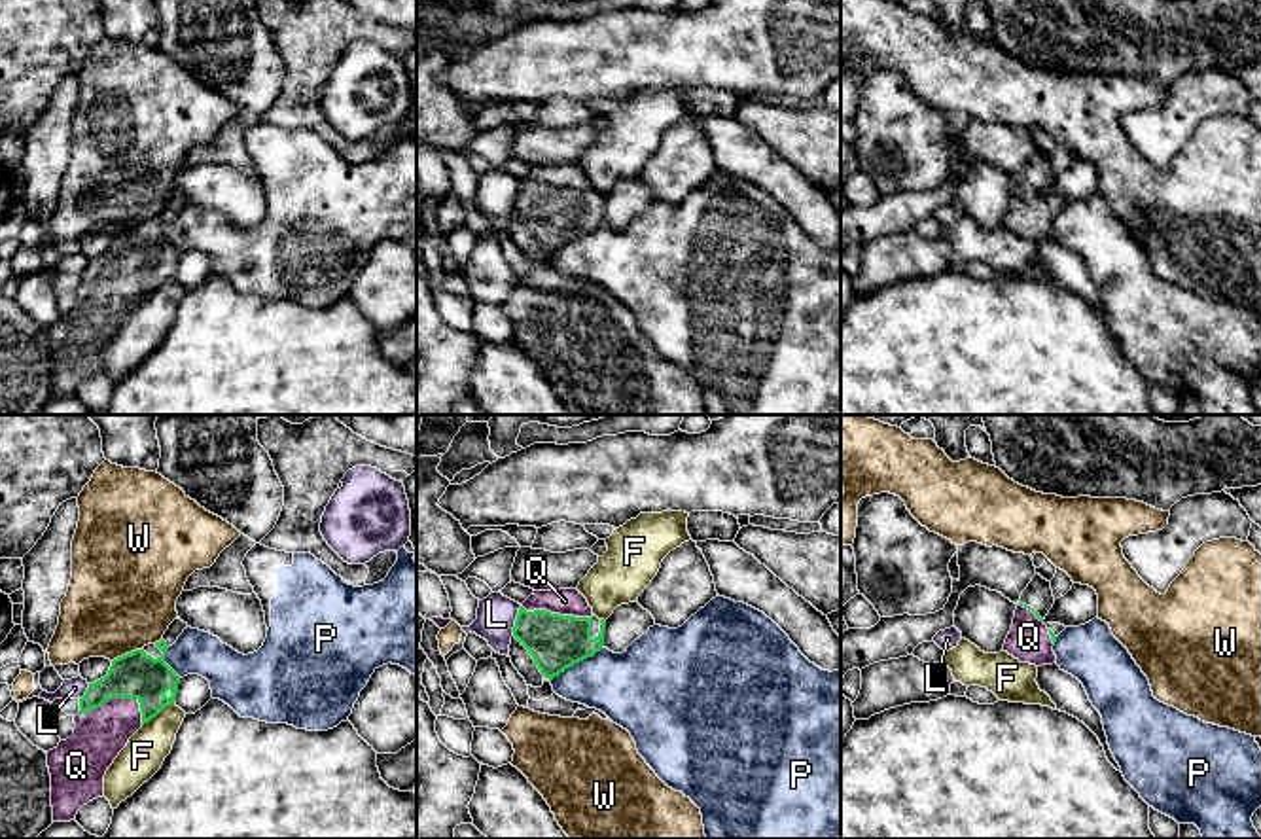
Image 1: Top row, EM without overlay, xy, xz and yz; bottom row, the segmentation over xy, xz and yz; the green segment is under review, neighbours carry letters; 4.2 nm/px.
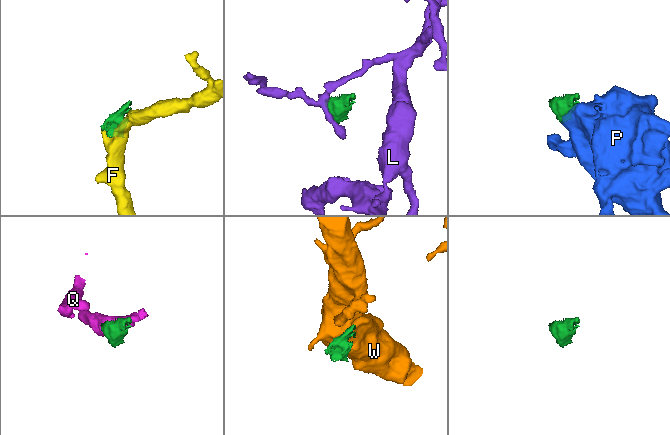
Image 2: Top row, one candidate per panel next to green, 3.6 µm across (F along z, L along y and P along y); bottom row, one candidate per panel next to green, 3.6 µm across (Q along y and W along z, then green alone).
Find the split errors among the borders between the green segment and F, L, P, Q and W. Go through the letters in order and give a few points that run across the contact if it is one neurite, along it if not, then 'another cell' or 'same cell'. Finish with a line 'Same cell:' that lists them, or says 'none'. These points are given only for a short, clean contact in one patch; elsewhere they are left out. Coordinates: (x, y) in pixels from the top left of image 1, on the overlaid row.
F: xy (173, 701), (142, 726) | another cell
L: another cell
P: another cell
Q: same cell
W: xy (141, 648), (122, 654), (112, 661) | another cell
Same cell: Q

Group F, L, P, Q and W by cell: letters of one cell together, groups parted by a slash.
F / L / P / Q / W

